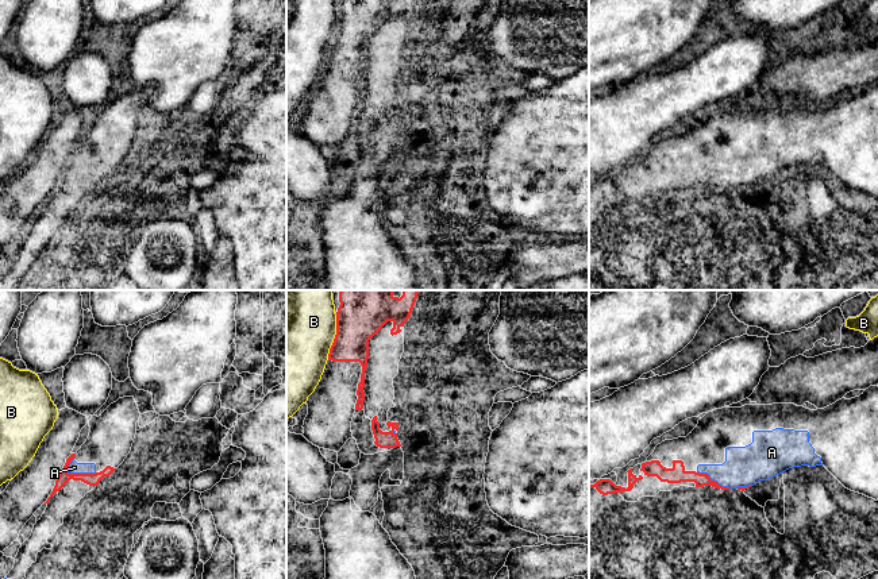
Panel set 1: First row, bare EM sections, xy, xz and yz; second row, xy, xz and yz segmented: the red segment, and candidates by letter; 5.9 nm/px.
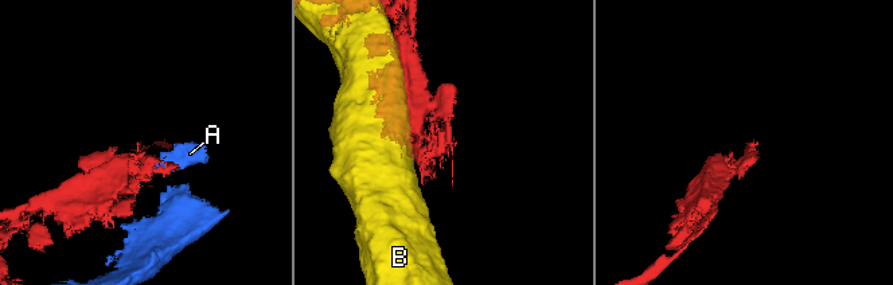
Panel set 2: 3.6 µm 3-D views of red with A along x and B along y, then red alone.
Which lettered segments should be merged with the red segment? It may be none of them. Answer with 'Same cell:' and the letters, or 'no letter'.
Same cell: no letter

